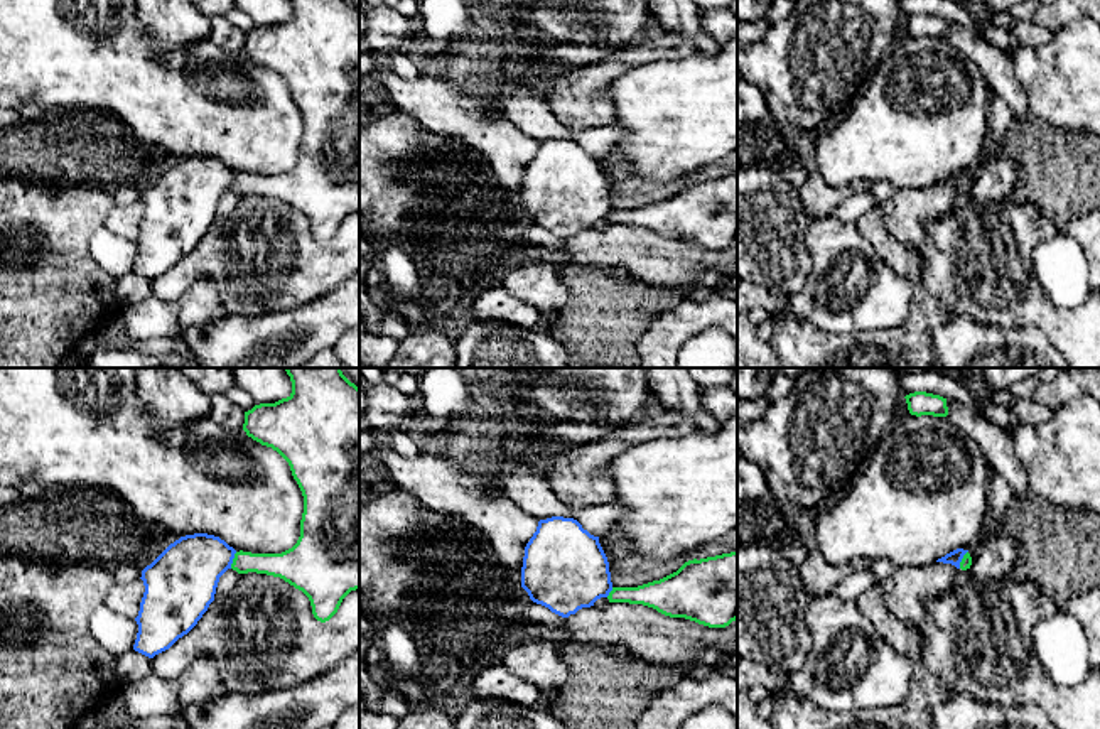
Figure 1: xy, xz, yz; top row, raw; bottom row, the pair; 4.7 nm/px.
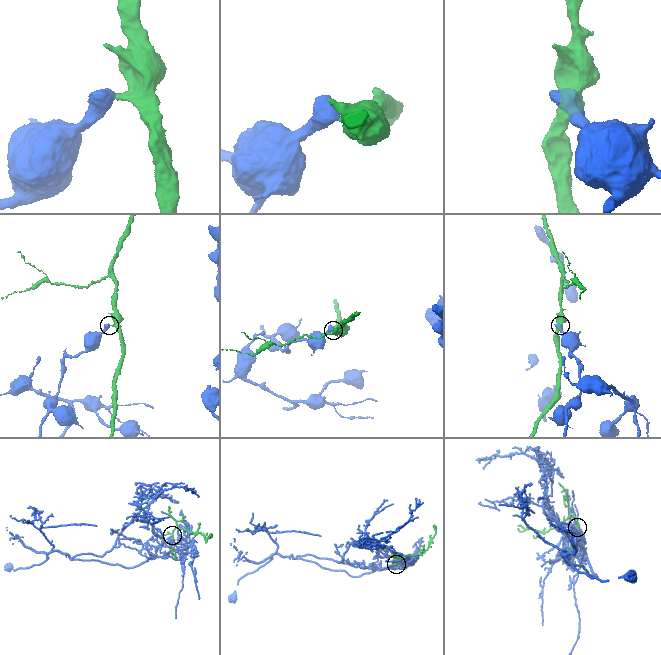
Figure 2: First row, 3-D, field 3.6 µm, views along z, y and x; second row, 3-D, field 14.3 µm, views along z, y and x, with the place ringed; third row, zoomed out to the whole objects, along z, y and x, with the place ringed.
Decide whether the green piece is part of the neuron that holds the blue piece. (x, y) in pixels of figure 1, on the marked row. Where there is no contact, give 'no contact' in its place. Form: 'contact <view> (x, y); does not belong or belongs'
contact xy (231, 561); does not belong

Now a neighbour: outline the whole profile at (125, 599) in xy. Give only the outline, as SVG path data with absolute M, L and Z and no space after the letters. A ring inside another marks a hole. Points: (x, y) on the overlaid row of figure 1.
M137 579L128 584L115 584L108 592L106 606L113 613L135 619L140 611L143 592L145 586L142 579Z

